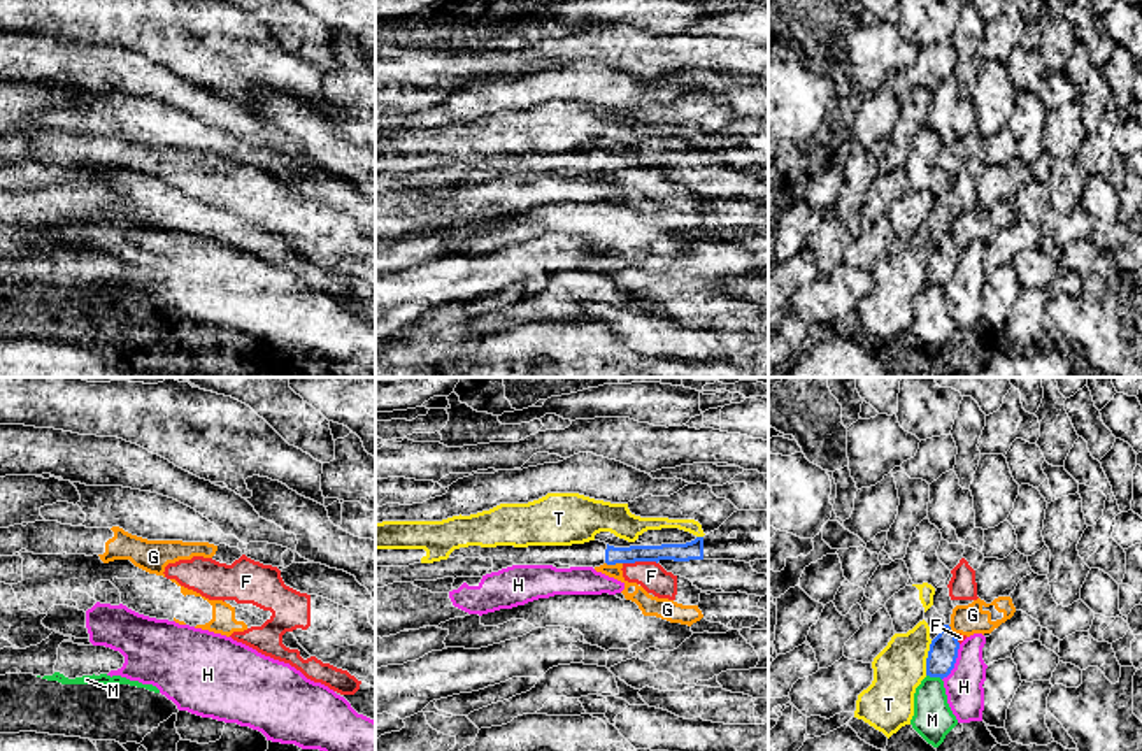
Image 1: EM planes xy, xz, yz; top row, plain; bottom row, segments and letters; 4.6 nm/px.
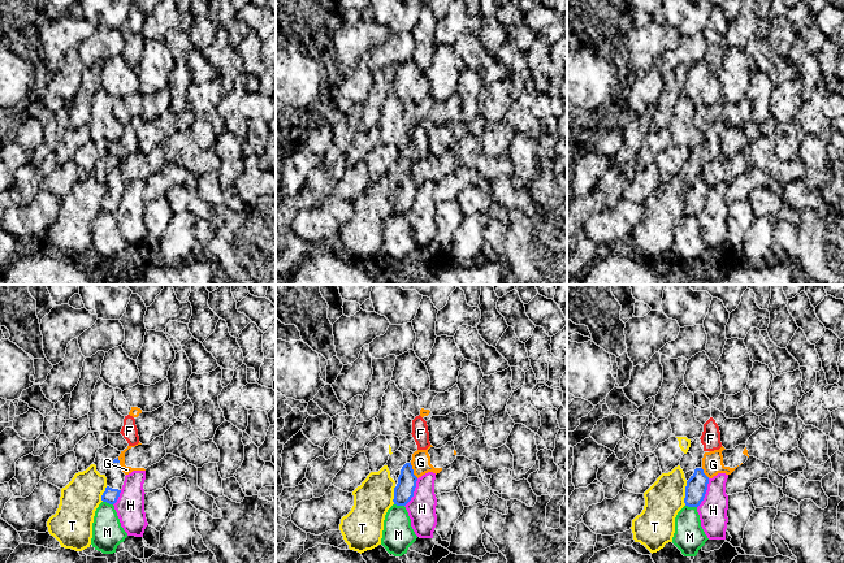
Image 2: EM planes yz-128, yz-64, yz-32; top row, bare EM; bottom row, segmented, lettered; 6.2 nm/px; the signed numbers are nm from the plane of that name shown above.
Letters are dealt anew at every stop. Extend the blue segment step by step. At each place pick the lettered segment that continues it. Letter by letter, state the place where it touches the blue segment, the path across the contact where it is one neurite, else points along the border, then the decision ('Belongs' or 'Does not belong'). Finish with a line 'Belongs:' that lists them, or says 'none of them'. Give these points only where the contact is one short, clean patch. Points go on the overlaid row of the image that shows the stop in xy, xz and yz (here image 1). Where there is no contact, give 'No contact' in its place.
F: Touches blue at xz (639, 560). Boundary: xz (656, 562), (623, 564). Does not belong
G: Touches blue at xz (614, 564). Boundary: xz (606, 562), (621, 564). Does not belong
H: Touches blue at yz (955, 662). Does not belong
M: Touches blue at yz (934, 676). Does not belong
T: Touches blue at yz (927, 658). Does not belong
Belongs: none of them

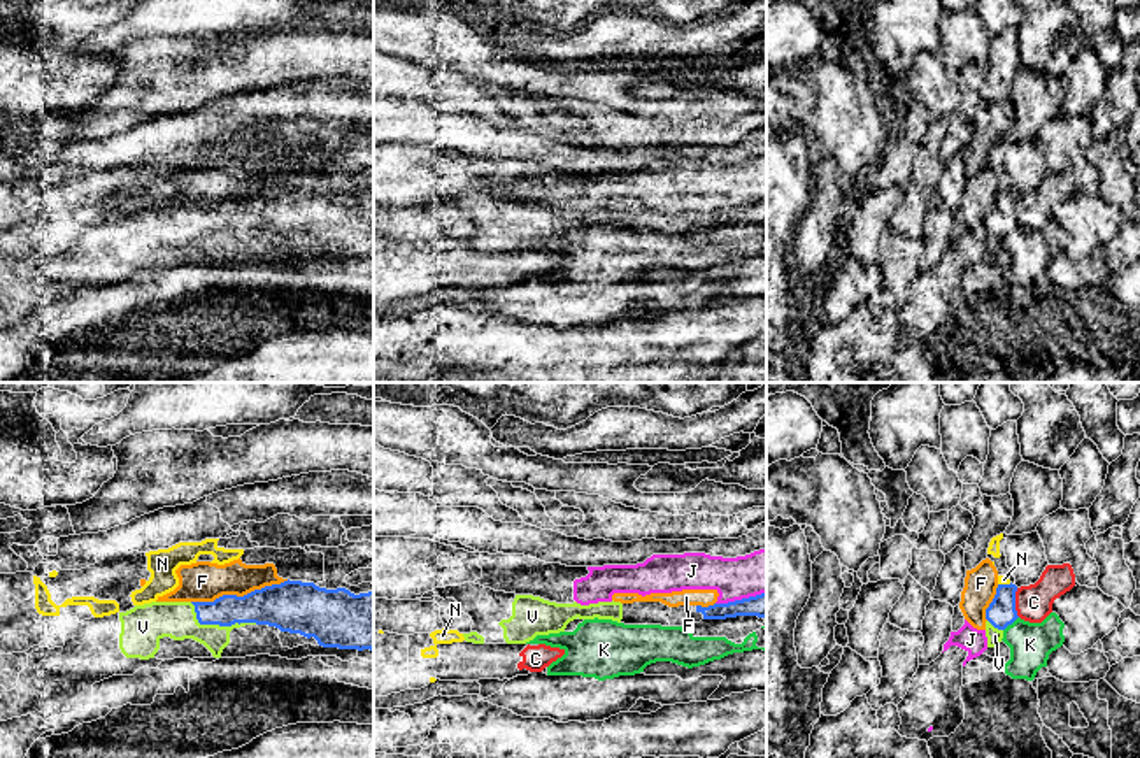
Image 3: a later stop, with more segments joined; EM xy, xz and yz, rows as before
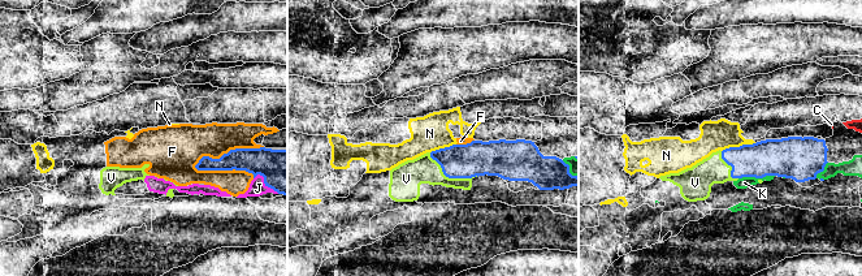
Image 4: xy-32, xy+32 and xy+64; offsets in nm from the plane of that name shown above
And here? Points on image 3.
C: Touches blue at yz (1014, 602). Boundary: yz (1016, 588), (1016, 613), (1019, 616). Does not belong
F: Touches blue at xy (239, 597). Does not belong
J: Touches blue at xz (742, 599). Does not belong
K: Touches blue at yz (1011, 623). Does not belong
N: Touches blue at yz (1004, 585). Boundary: yz (1011, 583), (998, 585). Does not belong
V: Touches blue at xy (218, 623). Path across: xy (269, 606), (230, 611), (218, 623), (178, 620). Belongs
Belongs: V

